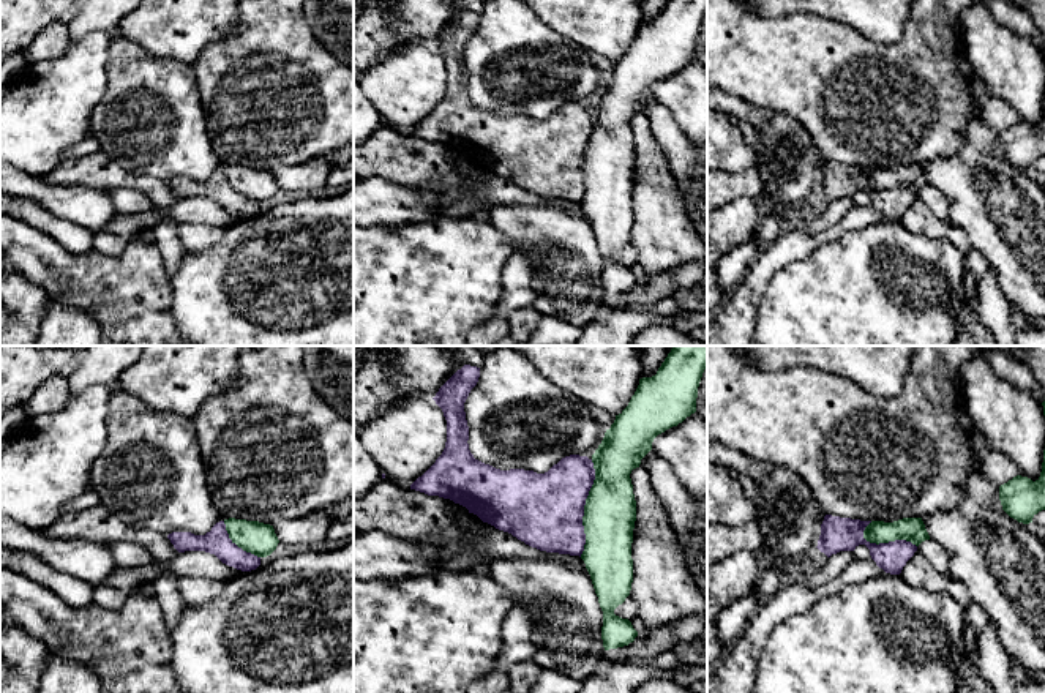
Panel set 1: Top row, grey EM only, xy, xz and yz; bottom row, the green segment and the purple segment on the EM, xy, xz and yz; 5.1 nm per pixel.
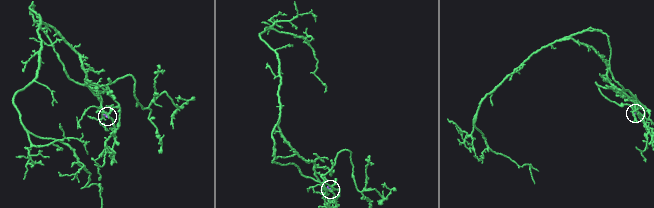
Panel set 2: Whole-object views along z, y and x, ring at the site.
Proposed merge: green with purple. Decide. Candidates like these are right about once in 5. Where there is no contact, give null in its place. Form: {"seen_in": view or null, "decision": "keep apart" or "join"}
{"seen_in": "xz", "decision": "keep apart"}

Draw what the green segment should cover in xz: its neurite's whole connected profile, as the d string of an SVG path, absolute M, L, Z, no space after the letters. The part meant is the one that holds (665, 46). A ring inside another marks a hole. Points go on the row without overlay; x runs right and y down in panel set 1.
M668 0L655 22L639 25L628 52L616 62L592 101L595 126L584 152L581 205L603 257L605 297L628 292L638 283L628 265L614 260L633 229L636 147L630 120L658 81L696 58L706 14L707 0Z

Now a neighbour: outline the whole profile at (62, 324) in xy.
M49 295L36 346L101 346L101 330L87 311Z

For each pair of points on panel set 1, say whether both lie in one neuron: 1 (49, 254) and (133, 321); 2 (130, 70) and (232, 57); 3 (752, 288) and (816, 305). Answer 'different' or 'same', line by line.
1: same
2: different
3: different

